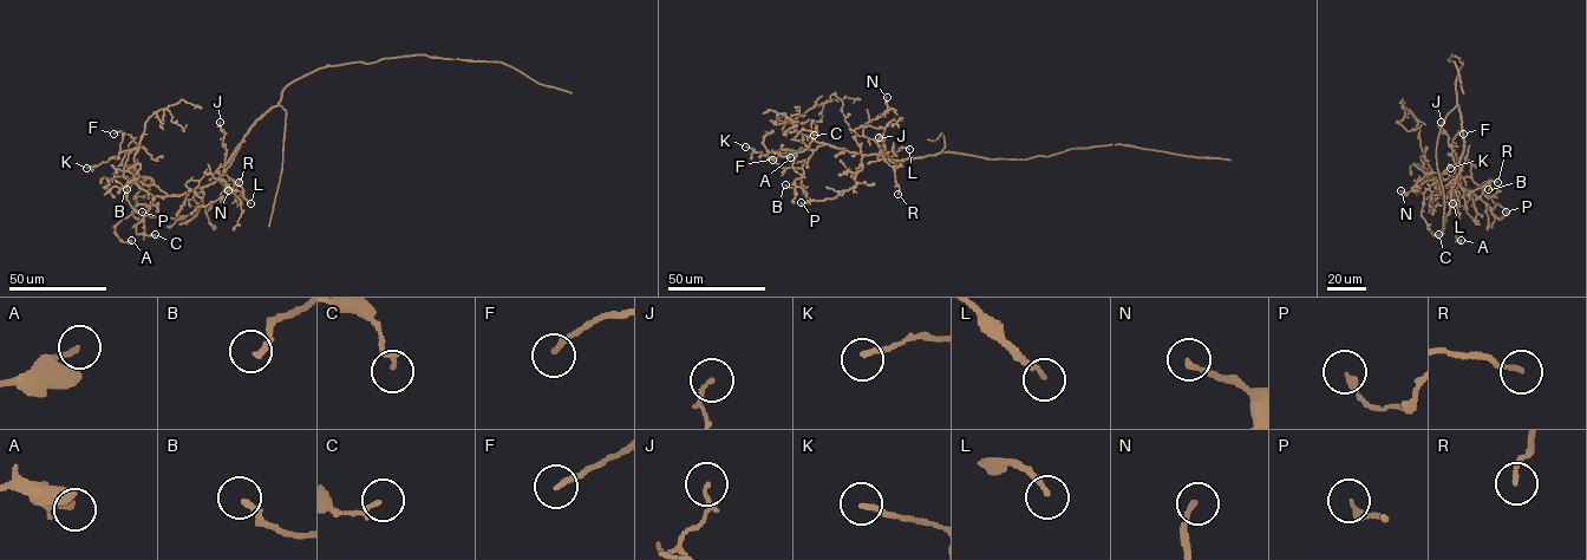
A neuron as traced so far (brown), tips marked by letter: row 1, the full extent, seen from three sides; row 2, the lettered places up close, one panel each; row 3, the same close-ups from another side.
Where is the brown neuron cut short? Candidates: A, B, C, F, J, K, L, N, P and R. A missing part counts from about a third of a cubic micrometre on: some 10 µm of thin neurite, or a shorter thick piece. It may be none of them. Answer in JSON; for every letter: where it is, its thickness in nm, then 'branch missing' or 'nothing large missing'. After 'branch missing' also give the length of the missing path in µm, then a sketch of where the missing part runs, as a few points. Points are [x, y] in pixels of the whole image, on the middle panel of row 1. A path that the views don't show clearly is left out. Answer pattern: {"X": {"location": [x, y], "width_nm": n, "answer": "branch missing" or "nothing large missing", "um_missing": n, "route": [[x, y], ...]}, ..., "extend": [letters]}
{"A": {"location": [790, 157], "width_nm": 110, "answer": "nothing large missing"}, "B": {"location": [785, 184], "width_nm": 200, "answer": "nothing large missing"}, "C": {"location": [814, 135], "width_nm": 150, "answer": "nothing large missing"}, "F": {"location": [772, 160], "width_nm": 170, "answer": "nothing large missing"}, "J": {"location": [879, 137], "width_nm": 90, "answer": "nothing large missing"}, "K": {"location": [745, 147], "width_nm": 170, "answer": "nothing large missing"}, "L": {"location": [909, 149], "width_nm": 190, "answer": "nothing large missing"}, "N": {"location": [887, 97], "width_nm": 180, "answer": "nothing large missing"}, "P": {"location": [801, 202], "width_nm": 240, "answer": "nothing large missing"}, "R": {"location": [898, 194], "width_nm": 150, "answer": "nothing large missing"}, "extend": []}

